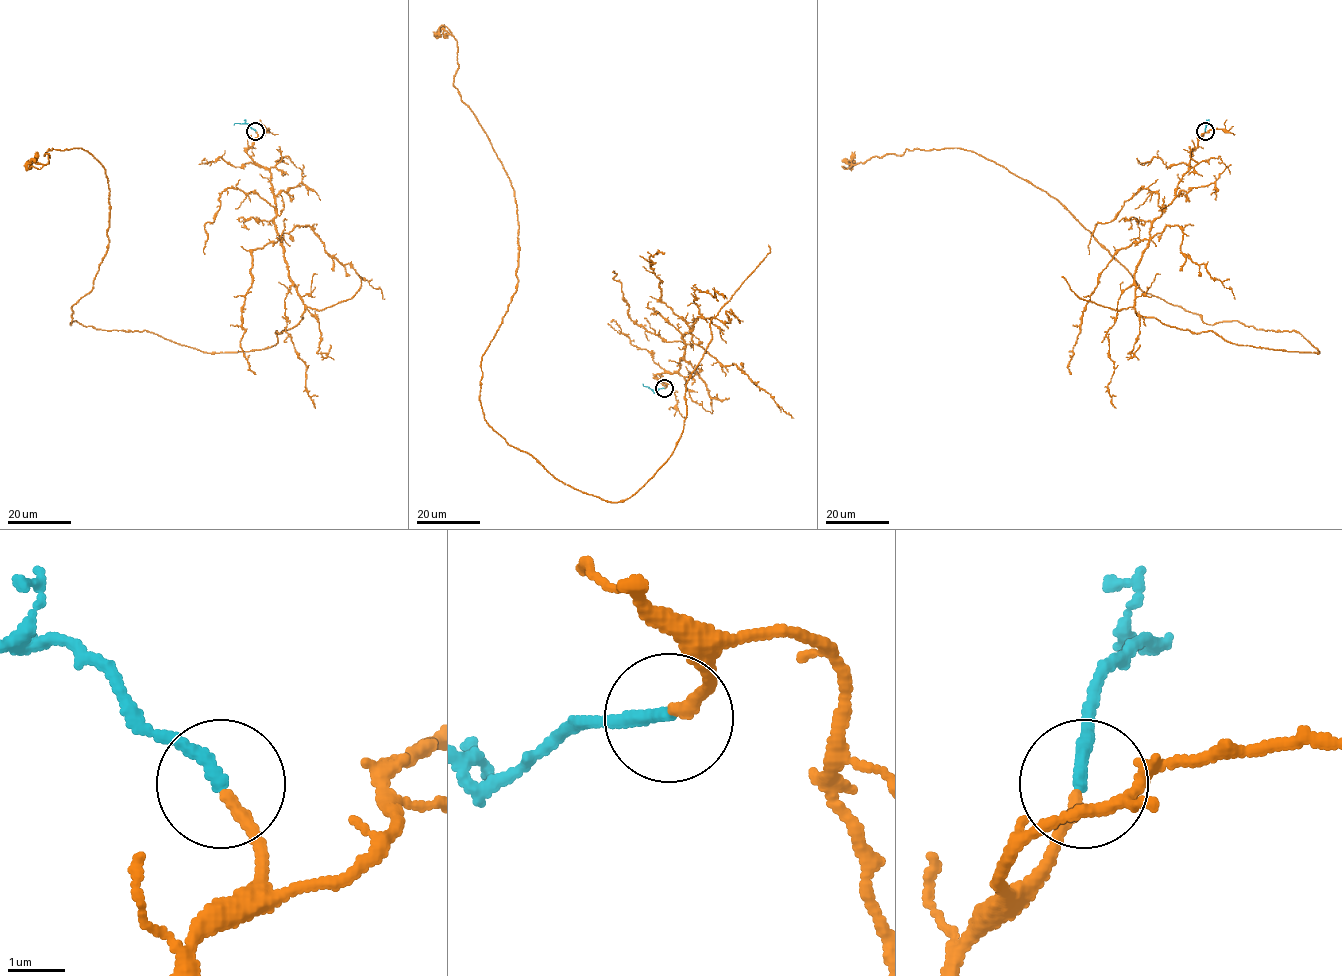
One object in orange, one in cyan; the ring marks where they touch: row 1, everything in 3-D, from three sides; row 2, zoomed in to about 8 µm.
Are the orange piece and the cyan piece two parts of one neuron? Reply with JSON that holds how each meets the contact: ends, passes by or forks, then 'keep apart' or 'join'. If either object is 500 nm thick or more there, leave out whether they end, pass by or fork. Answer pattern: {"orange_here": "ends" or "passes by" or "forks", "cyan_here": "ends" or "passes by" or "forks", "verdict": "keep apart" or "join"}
{"orange_here": "ends", "cyan_here": "ends", "verdict": "join"}

